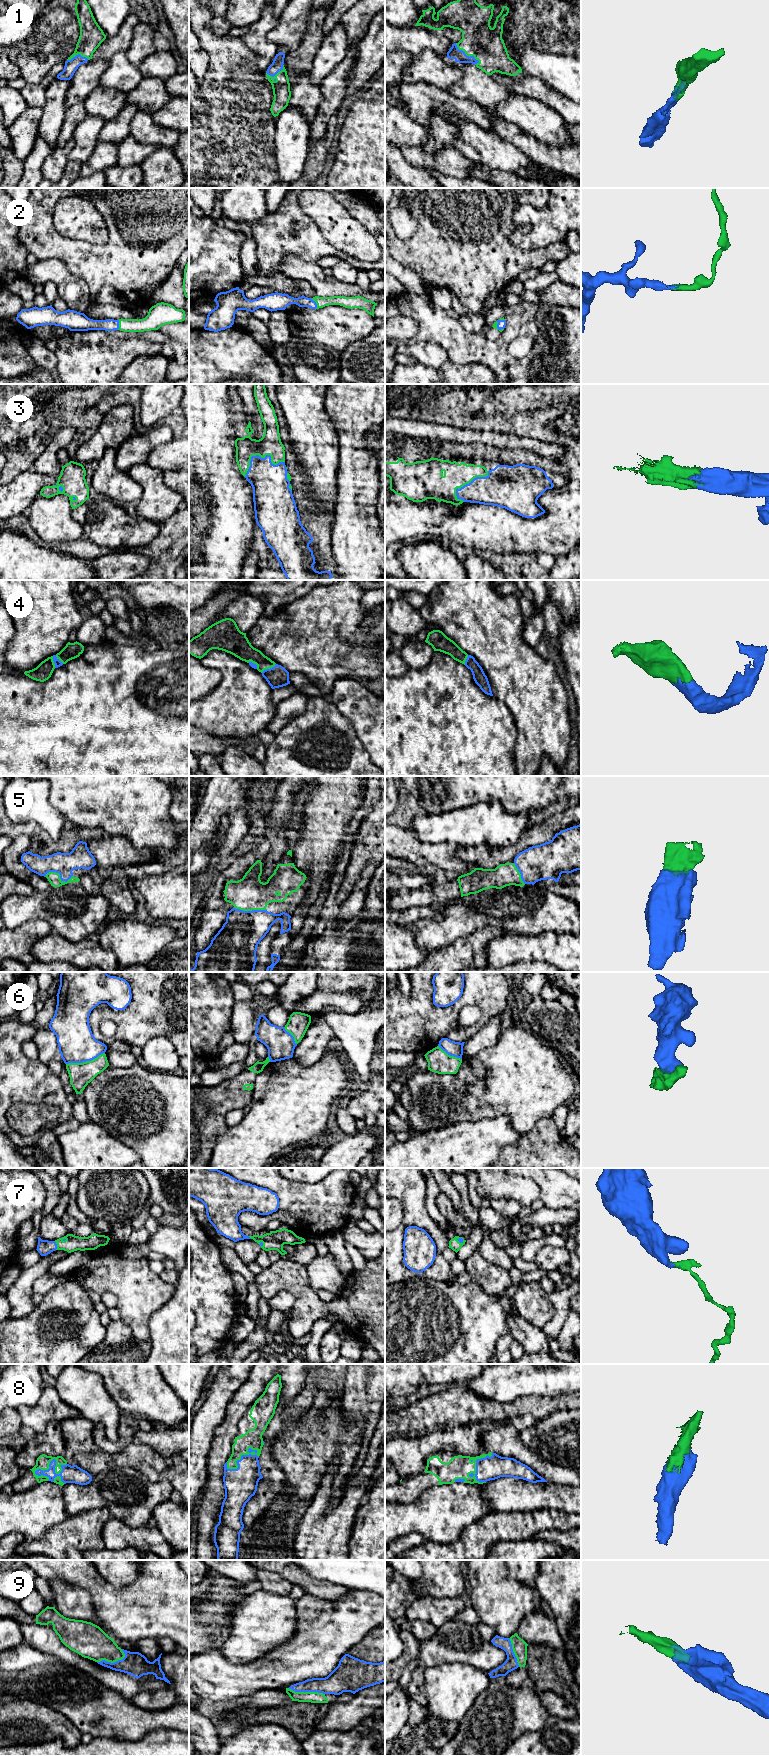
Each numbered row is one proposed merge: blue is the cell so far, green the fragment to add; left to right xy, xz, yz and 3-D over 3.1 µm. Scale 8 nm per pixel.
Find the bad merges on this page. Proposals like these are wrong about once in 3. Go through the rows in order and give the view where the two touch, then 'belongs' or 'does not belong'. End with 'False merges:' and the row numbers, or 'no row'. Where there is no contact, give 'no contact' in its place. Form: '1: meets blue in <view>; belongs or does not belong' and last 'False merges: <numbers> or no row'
1: meets blue in yz; belongs
2: meets blue in xz; belongs
3: meets blue in xz; belongs
4: meets blue in xz; belongs
5: meets blue in xy; belongs
6: meets blue in xy; does not belong
7: meets blue in xy; belongs
8: meets blue in xy; belongs
9: meets blue in xz; belongs
False merges: 6

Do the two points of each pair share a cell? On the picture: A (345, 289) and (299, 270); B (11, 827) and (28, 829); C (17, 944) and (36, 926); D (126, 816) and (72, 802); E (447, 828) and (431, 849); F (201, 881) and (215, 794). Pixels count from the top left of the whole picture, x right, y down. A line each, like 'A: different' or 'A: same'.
A: same
B: same
C: same
D: same
E: different
F: same

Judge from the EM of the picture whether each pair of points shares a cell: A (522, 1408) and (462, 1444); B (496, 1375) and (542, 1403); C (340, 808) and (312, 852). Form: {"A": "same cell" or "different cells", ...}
{"A": "different cells", "B": "different cells", "C": "same cell"}

